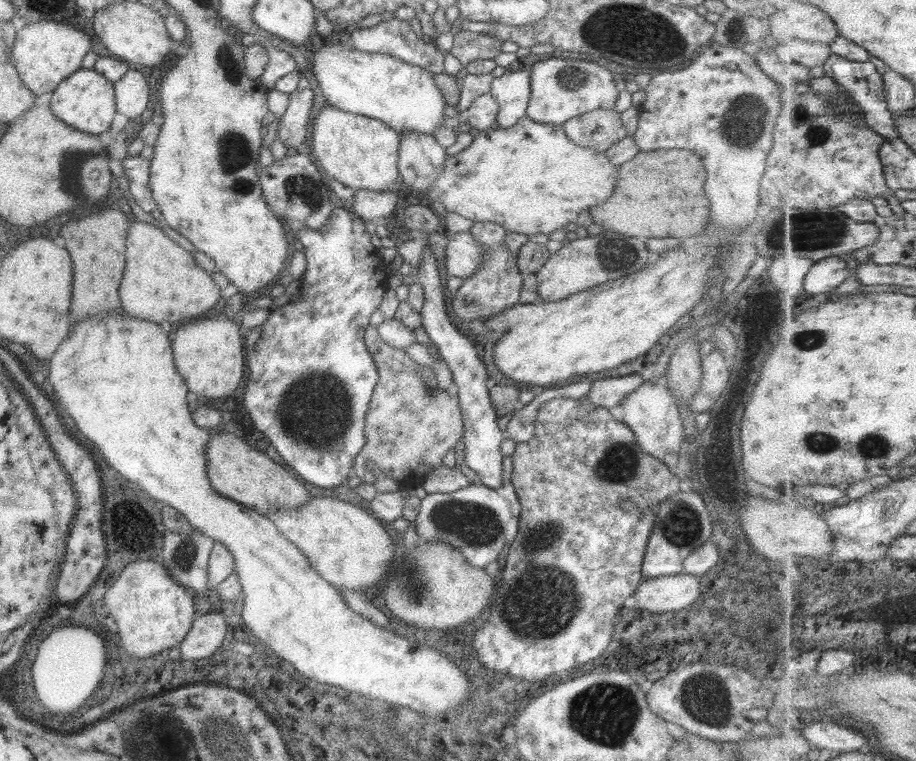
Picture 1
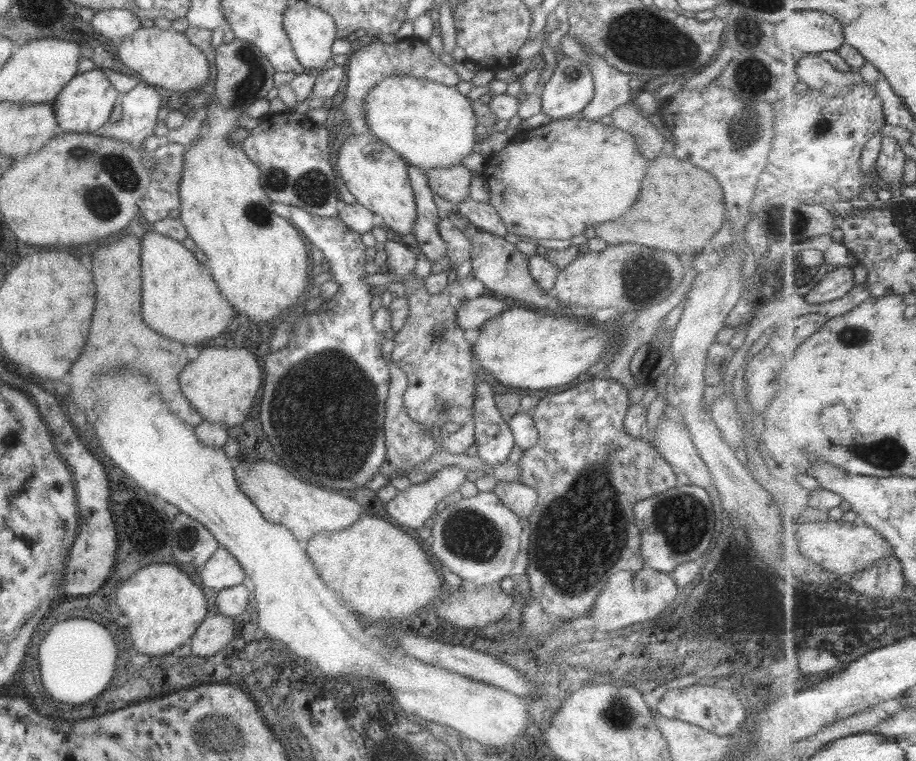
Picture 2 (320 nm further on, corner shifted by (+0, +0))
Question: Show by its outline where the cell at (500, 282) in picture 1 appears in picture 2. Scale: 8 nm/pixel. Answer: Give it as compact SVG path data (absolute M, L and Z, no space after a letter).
M468 197L455 206L456 215L464 218L476 229L503 237L506 230L497 211L489 203L481 203Z

